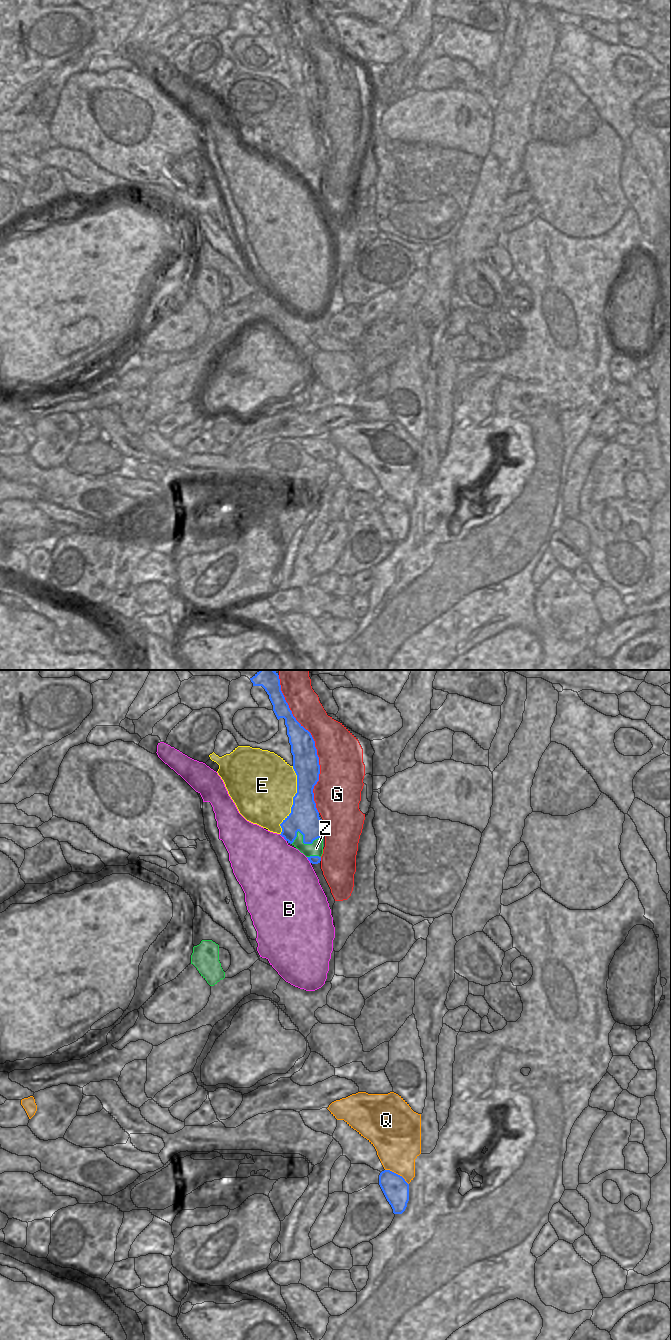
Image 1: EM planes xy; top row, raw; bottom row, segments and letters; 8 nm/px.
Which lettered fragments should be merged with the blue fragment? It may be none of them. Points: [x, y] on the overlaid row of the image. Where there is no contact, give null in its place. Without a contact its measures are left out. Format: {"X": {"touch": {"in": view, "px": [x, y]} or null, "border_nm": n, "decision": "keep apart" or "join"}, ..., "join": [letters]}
{"B": {"touch": {"in": "xy", "px": [284, 838]}, "border_nm": 90, "decision": "keep apart"}, "E": {"touch": {"in": "xy", "px": [293, 800]}, "border_nm": 550, "decision": "keep apart"}, "G": {"touch": {"in": "xy", "px": [314, 744]}, "border_nm": 1150, "decision": "keep apart"}, "Q": {"touch": {"in": "xy", "px": [397, 1174]}, "border_nm": 220, "decision": "keep apart"}, "Z": {"touch": {"in": "xy", "px": [303, 840]}, "border_nm": 260, "decision": "keep apart"}, "join": []}

